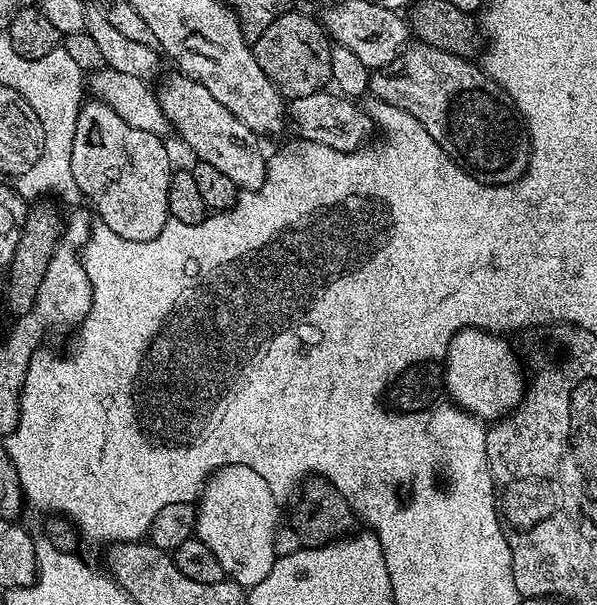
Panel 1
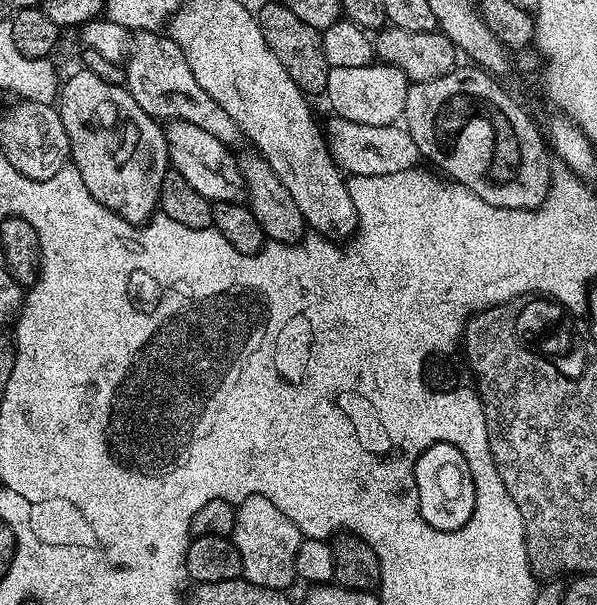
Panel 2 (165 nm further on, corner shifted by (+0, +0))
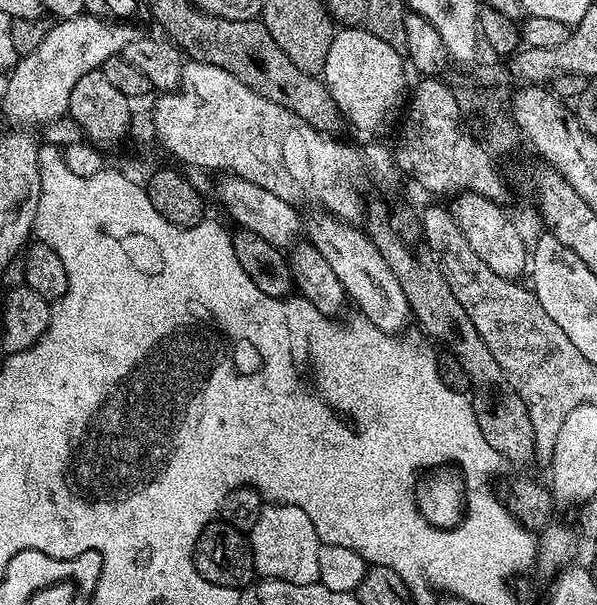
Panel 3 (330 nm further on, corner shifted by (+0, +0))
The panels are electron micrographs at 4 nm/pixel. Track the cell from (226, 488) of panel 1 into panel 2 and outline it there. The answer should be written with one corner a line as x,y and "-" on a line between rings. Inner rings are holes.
251,496
239,501
236,508
236,525
230,539
236,545
238,554
242,558
243,579
267,588
291,589
292,580
297,579
296,559
302,537
298,526
294,526
294,522
290,522
290,518
286,518
286,514
282,514
282,510
278,510
278,506
274,506
274,502
270,502
270,498

